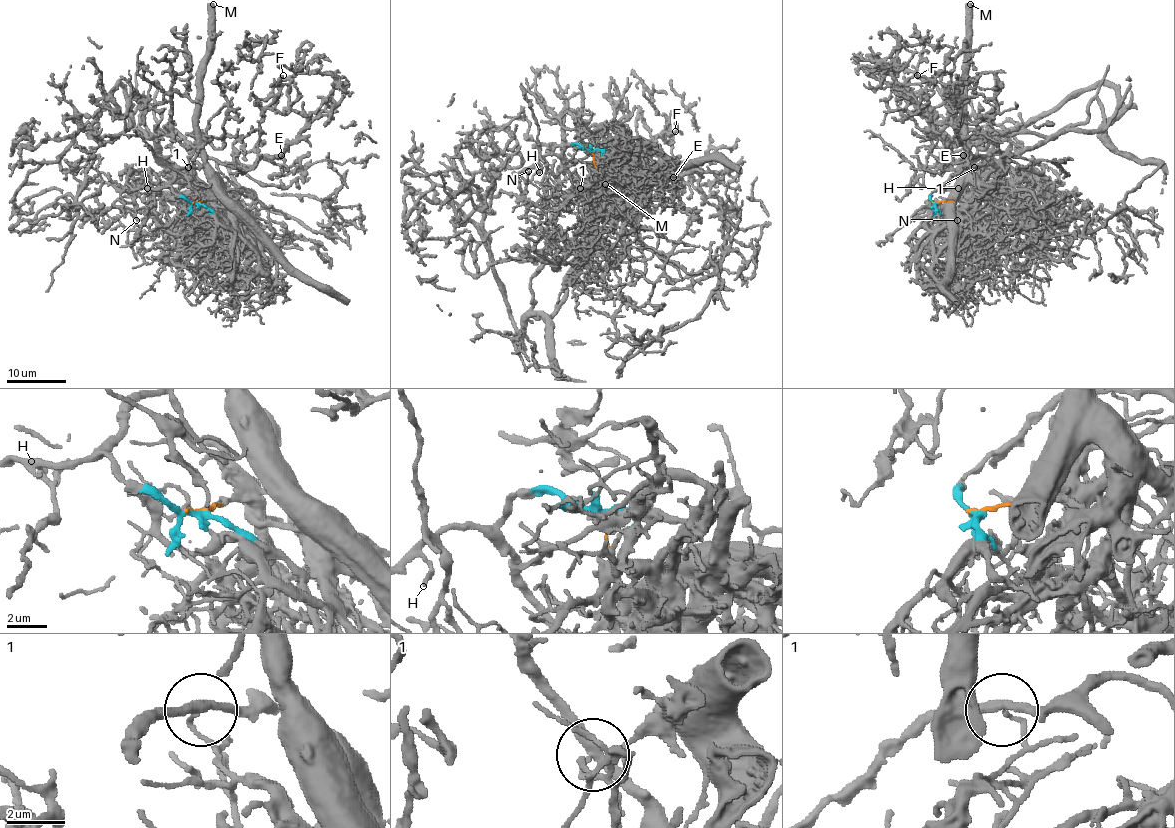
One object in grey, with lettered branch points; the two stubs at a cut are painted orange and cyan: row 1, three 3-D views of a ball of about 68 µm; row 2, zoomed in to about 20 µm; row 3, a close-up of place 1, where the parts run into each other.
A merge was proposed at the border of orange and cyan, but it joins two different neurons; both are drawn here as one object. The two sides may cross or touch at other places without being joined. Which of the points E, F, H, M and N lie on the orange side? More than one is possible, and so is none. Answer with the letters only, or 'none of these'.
M

